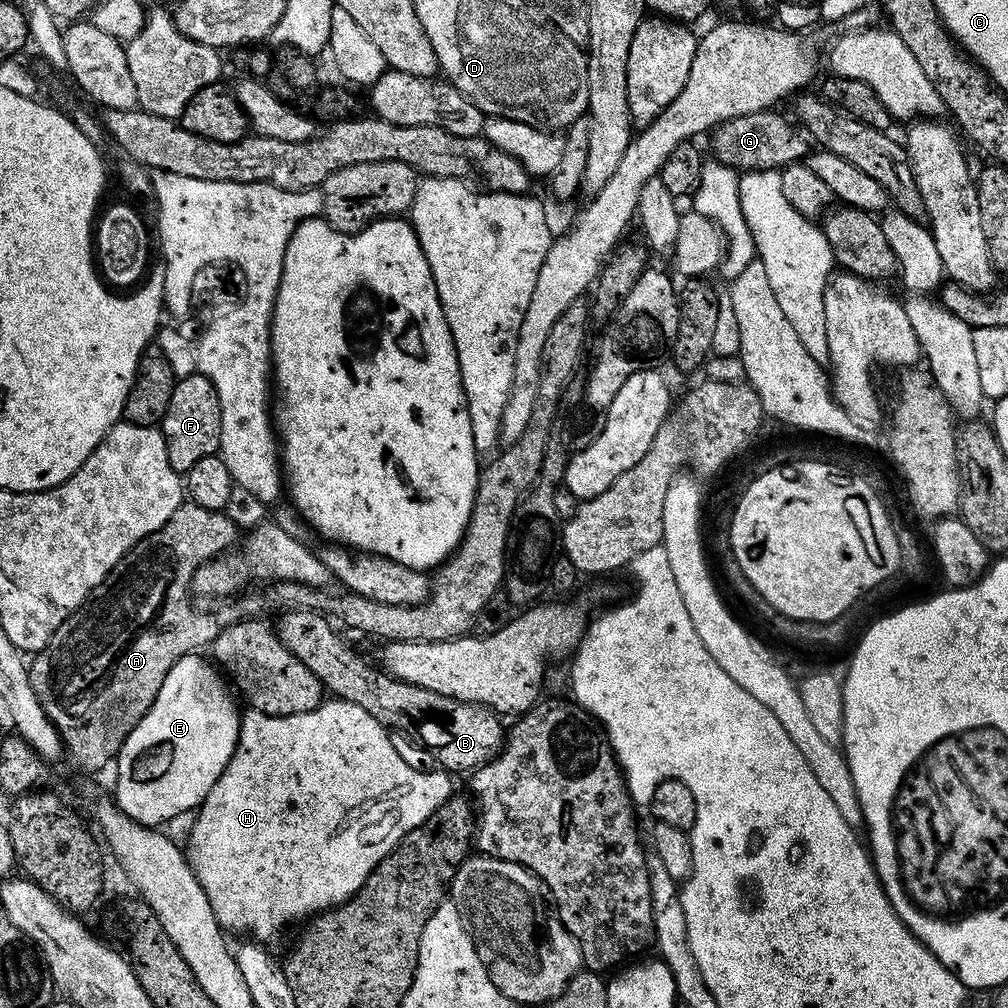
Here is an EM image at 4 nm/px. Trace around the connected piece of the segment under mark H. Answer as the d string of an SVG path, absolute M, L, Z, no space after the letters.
M339 698L325 699L317 708L309 712L299 712L298 714L290 714L289 716L268 716L265 712L257 712L255 710L248 710L241 715L240 718L240 736L237 738L236 749L233 756L229 760L229 764L222 770L221 776L214 786L210 787L210 792L206 794L204 801L196 808L194 817L196 821L192 824L192 833L188 836L187 847L190 849L190 863L196 872L200 885L206 890L207 900L211 904L211 909L215 914L216 920L219 922L221 929L230 932L230 929L242 930L248 932L262 940L268 940L278 935L286 926L296 922L299 918L305 919L315 915L317 912L325 912L331 908L335 908L337 904L346 901L361 888L362 882L373 872L374 866L378 864L401 841L401 838L414 830L418 826L422 826L422 822L426 822L426 818L430 818L430 814L434 814L434 810L438 810L438 806L442 806L448 801L449 796L453 795L454 788L452 788L453 777L447 771L435 770L436 772L419 772L416 768L411 768L406 761L400 756L392 756L392 748L388 744L384 744L384 735L386 729L384 725L379 724L374 718L370 718L370 714L366 714L366 710L362 710L362 706L352 704L348 700Z

